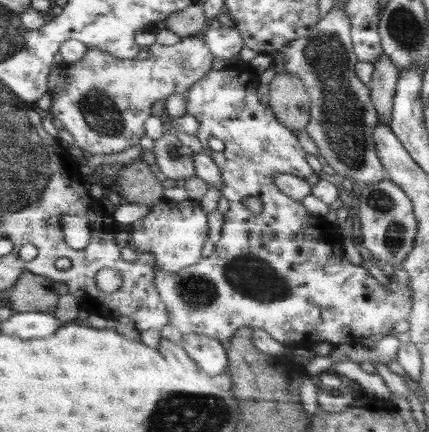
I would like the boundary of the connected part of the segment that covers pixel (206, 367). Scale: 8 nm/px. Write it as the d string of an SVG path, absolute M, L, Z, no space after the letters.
M191 332L182 338L181 347L187 352L190 361L209 375L222 374L228 370L227 350L214 338Z

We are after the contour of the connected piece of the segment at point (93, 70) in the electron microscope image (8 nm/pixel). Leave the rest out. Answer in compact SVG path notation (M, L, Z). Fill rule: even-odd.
M202 34L183 37L172 45L154 43L151 55L143 60L118 58L89 48L82 60L61 66L63 74L52 89L47 111L54 120L62 122L86 156L122 152L136 146L144 136L144 123L151 117L154 103L173 94L187 94L195 82L212 70L214 57Z

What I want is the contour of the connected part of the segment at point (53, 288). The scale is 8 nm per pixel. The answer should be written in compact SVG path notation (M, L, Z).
M26 273L11 288L9 300L16 312L49 312L53 314L58 304L58 284L44 275Z

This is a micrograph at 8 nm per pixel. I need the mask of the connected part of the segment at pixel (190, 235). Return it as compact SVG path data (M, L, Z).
M189 199L176 204L166 202L164 206L152 205L148 216L132 224L128 230L132 248L137 252L151 252L156 261L155 269L162 269L164 273L176 273L196 265L202 258L202 248L209 236L207 214L198 202Z

